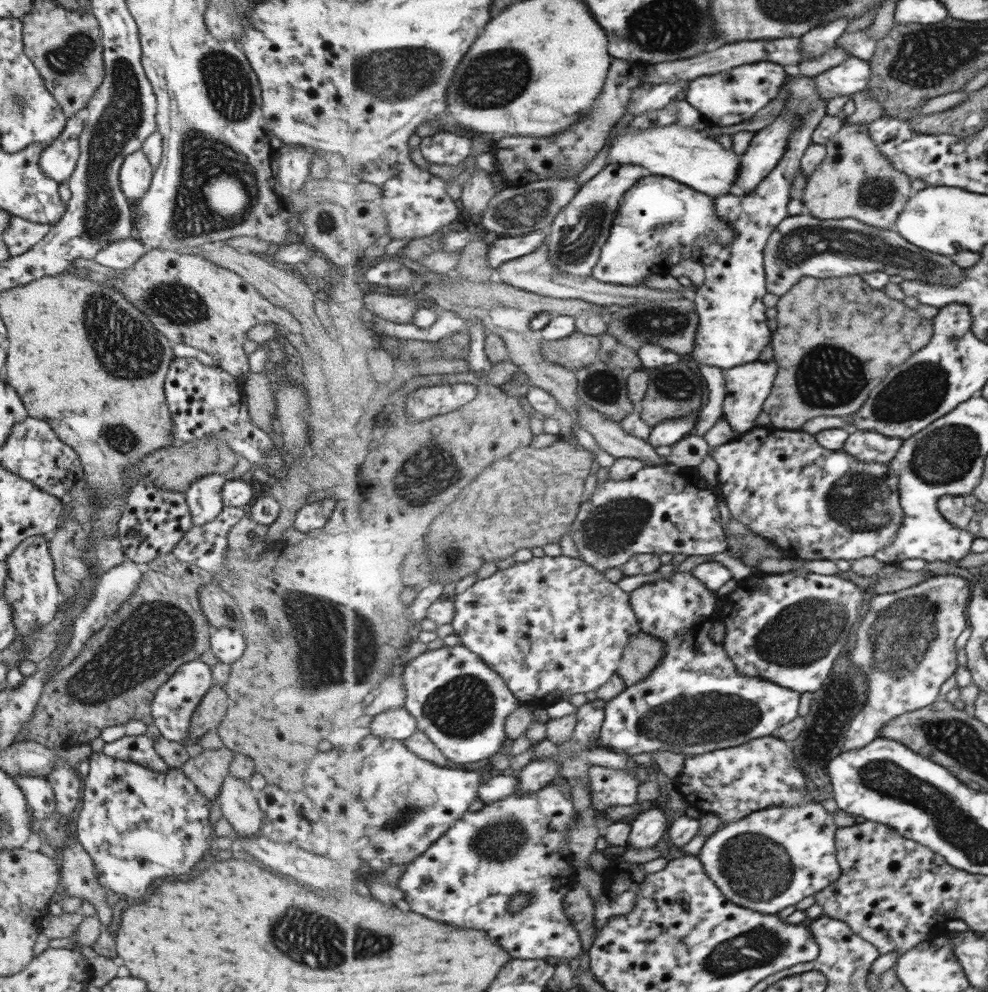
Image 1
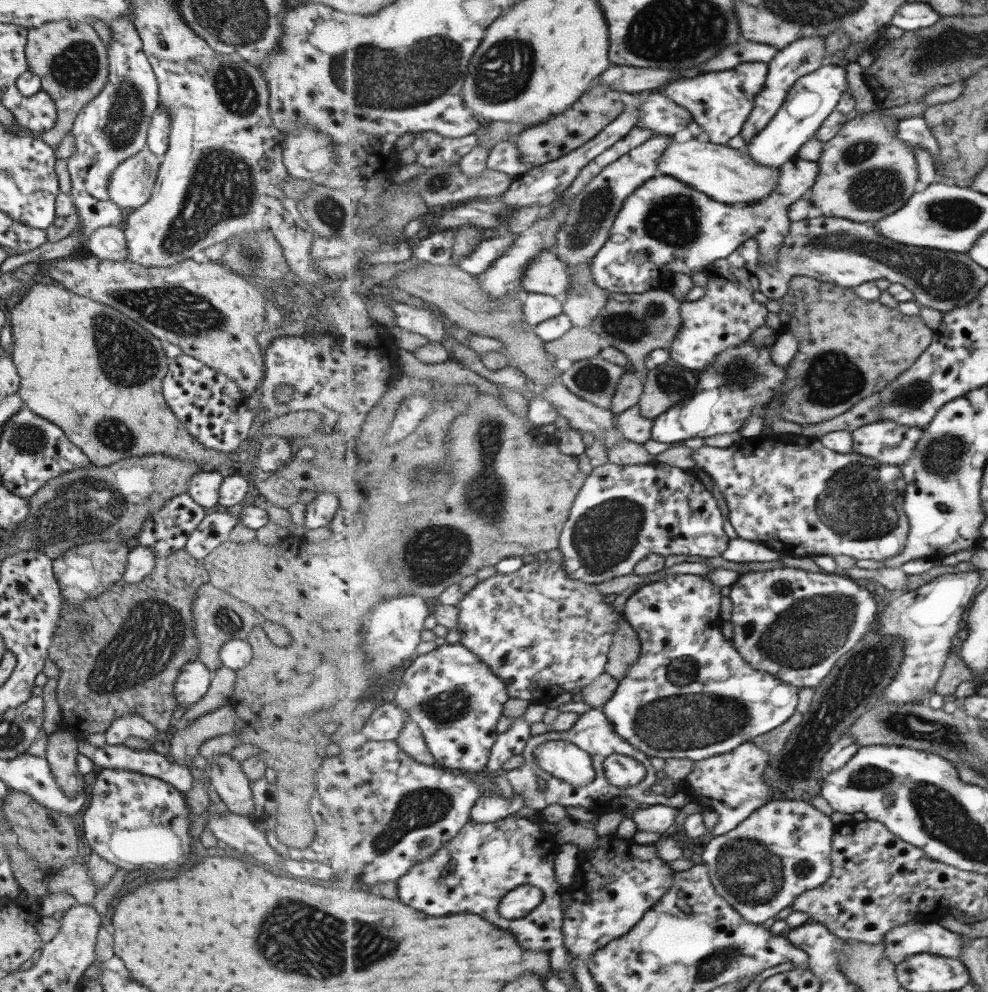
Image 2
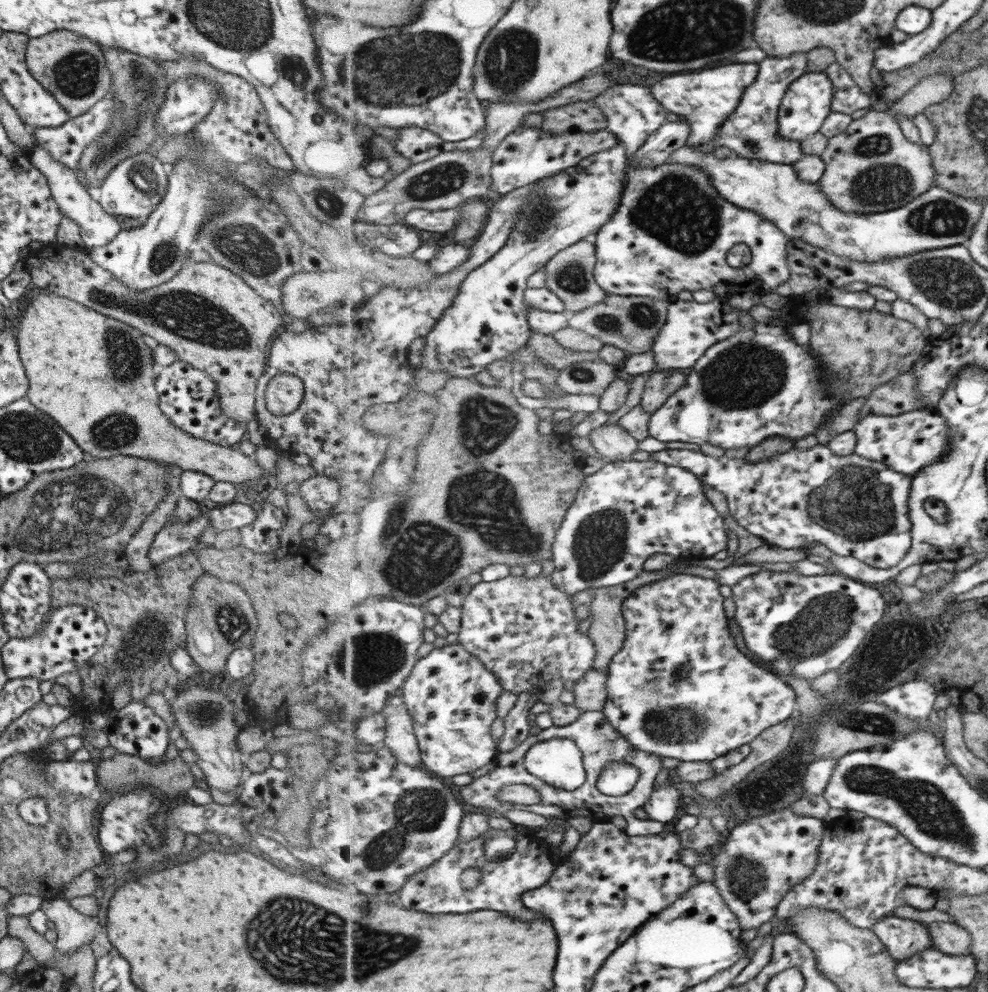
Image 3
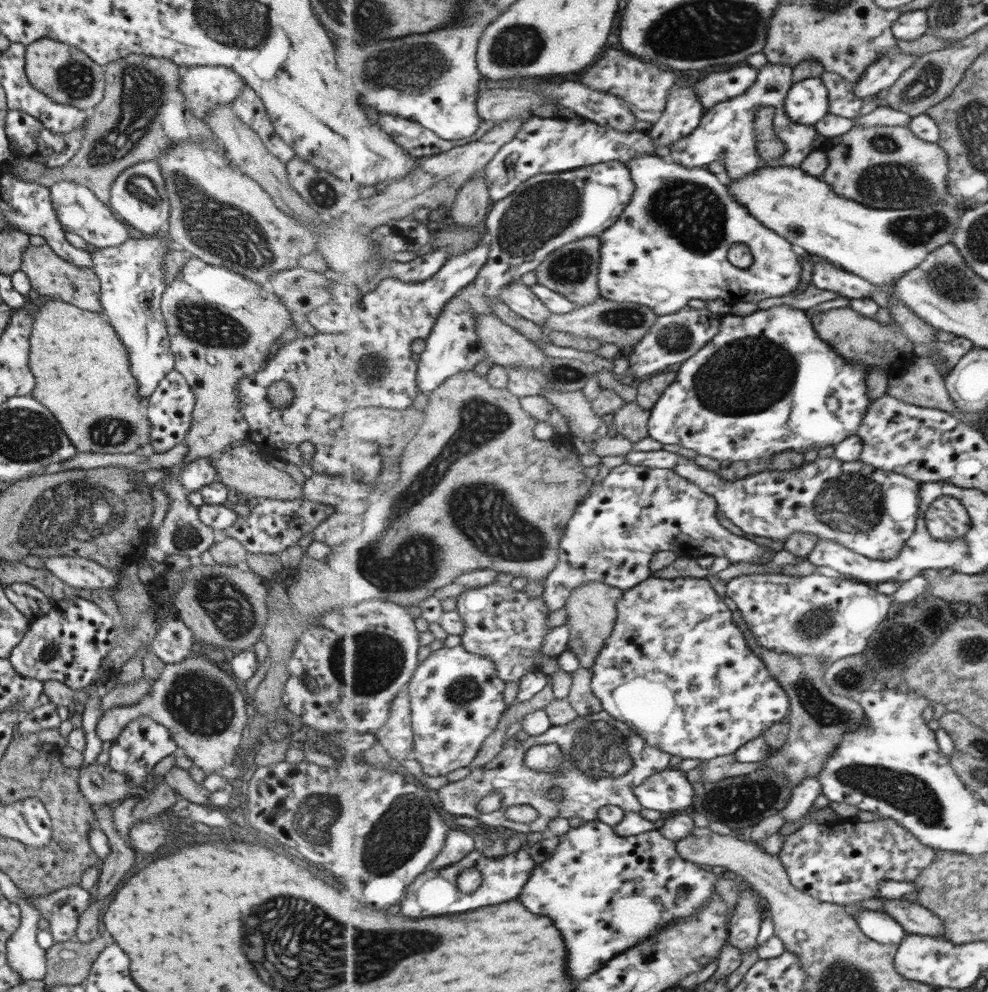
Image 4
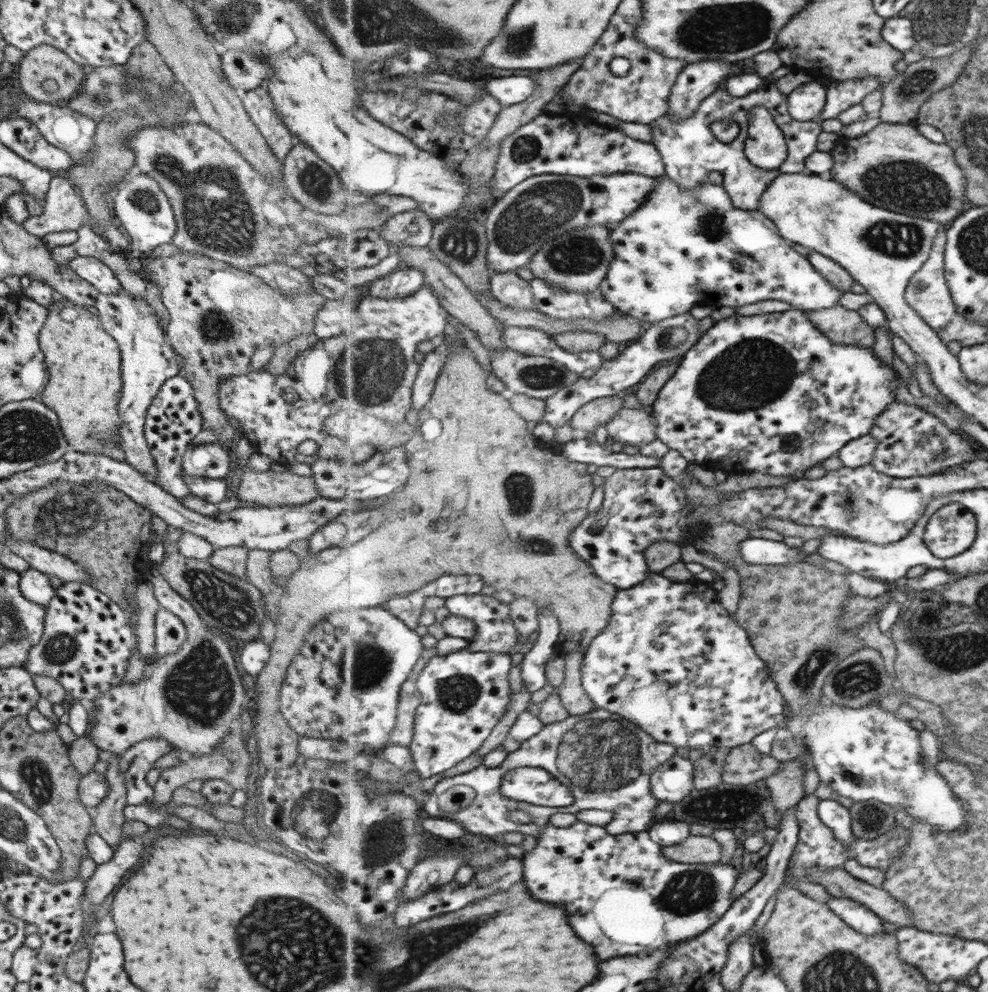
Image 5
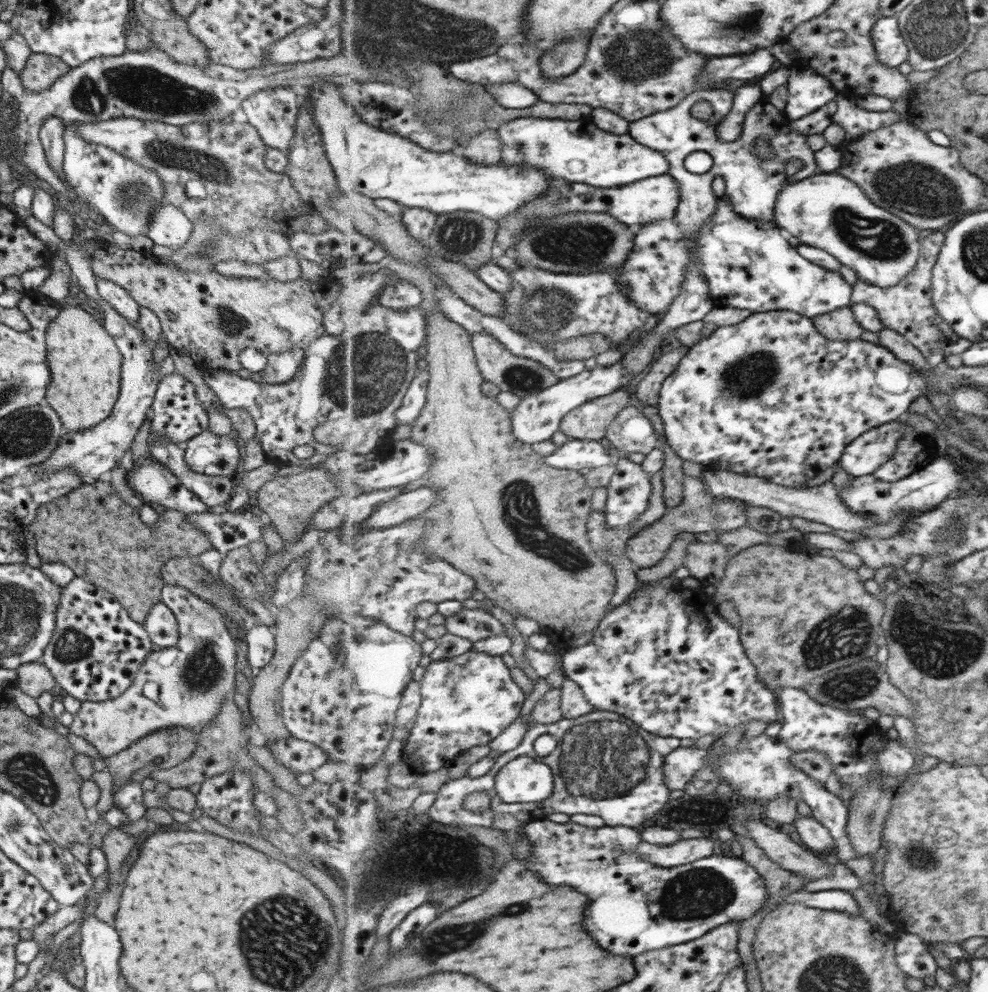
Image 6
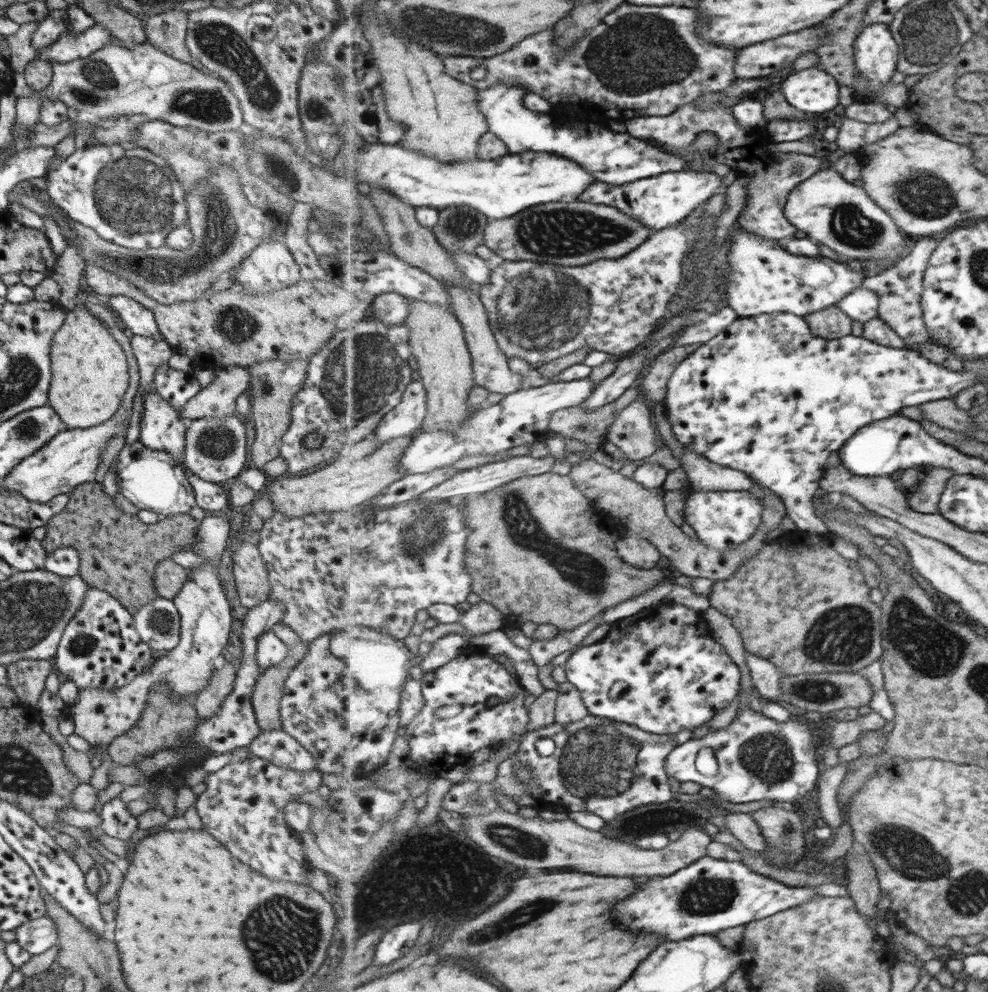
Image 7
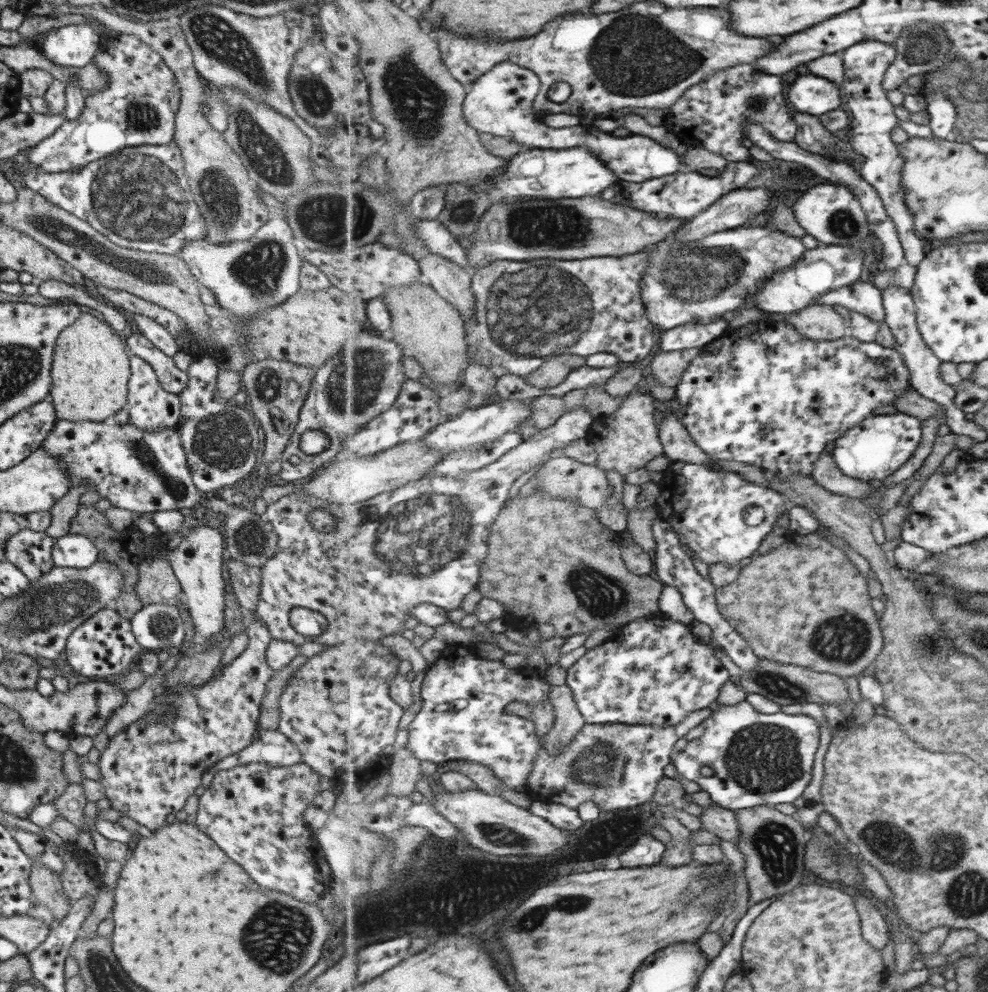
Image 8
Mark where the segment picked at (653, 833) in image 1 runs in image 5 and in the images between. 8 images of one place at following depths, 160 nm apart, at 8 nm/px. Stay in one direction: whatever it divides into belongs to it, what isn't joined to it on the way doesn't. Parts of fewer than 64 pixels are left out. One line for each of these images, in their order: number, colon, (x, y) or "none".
2: (657, 818)
3: (665, 805)
4: (669, 791)
5: (673, 782)

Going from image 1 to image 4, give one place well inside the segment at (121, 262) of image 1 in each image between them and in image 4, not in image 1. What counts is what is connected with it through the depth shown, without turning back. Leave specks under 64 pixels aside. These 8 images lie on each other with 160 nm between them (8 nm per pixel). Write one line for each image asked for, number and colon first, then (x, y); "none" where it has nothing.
2: (108, 243)
3: (96, 228)
4: (78, 211)

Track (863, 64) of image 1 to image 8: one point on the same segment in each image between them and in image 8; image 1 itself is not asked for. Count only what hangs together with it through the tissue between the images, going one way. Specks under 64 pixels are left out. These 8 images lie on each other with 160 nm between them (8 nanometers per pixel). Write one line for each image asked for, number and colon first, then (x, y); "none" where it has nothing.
2: (811, 100)
3: (807, 104)
4: (807, 103)
5: (806, 103)
6: (808, 91)
7: (813, 91)
8: (814, 94)

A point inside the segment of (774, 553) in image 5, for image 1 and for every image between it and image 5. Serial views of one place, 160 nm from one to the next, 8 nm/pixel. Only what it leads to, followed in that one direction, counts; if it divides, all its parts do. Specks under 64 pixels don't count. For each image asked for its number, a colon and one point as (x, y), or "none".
1: (665, 508)
2: (624, 513)
3: (628, 511)
4: (637, 511)

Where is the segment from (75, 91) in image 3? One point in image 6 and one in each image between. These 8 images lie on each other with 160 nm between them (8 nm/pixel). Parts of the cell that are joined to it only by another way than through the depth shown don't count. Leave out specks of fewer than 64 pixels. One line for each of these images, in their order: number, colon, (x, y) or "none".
4: (62, 73)
5: (46, 74)
6: (40, 70)

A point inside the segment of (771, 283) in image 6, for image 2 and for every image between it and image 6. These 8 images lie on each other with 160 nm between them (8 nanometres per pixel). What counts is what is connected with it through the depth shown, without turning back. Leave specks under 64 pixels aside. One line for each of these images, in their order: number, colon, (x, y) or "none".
2: (665, 227)
3: (673, 231)
4: (671, 245)
5: (685, 246)

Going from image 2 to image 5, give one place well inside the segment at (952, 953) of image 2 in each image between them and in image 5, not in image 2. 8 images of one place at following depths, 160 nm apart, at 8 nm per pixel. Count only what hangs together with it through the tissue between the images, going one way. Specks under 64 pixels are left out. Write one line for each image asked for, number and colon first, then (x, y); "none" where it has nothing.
3: (904, 937)
4: (880, 926)
5: (860, 917)

